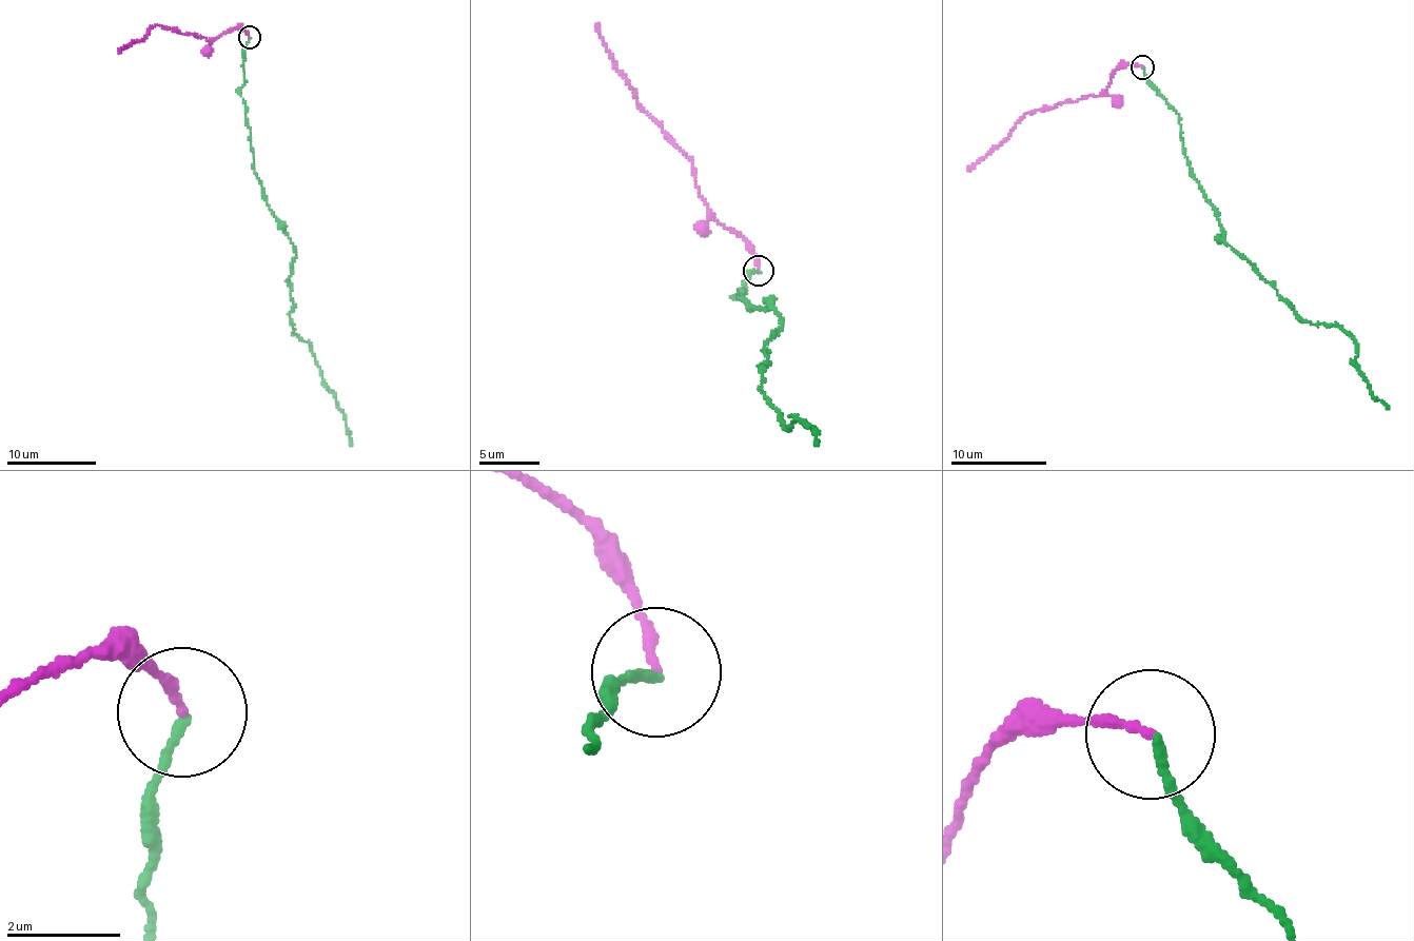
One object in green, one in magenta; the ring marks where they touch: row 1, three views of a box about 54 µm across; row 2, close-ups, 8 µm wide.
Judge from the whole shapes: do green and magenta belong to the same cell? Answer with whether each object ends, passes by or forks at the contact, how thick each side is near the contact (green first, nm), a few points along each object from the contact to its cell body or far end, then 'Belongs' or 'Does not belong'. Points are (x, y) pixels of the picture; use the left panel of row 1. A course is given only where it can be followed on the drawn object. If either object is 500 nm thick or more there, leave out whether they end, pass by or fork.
At the ring green ends. At the ring magenta ends. Thickness 150 nm (green) against 160 nm. Course of green: (249, 38), (240, 90), (251, 151), (261, 189), (296, 254), (288, 282), (290, 322), (309, 345), (352, 446). Course of magenta: (249, 37), (244, 30), (237, 27), (209, 41), (157, 24), (134, 43), (121, 47), (120, 53). Does not belong

